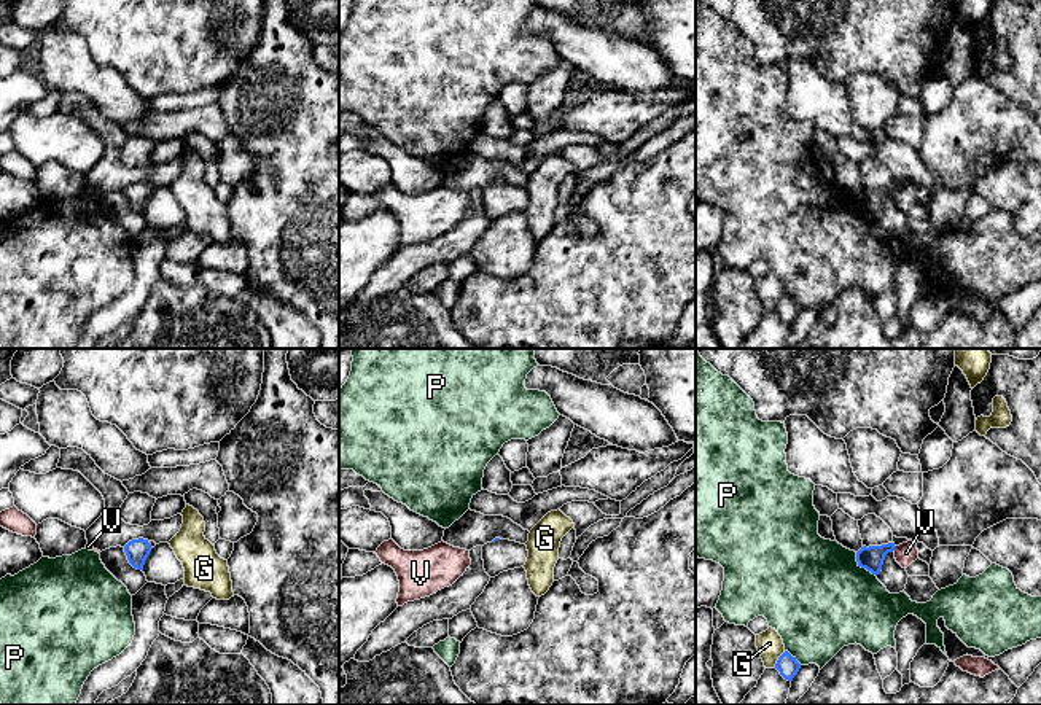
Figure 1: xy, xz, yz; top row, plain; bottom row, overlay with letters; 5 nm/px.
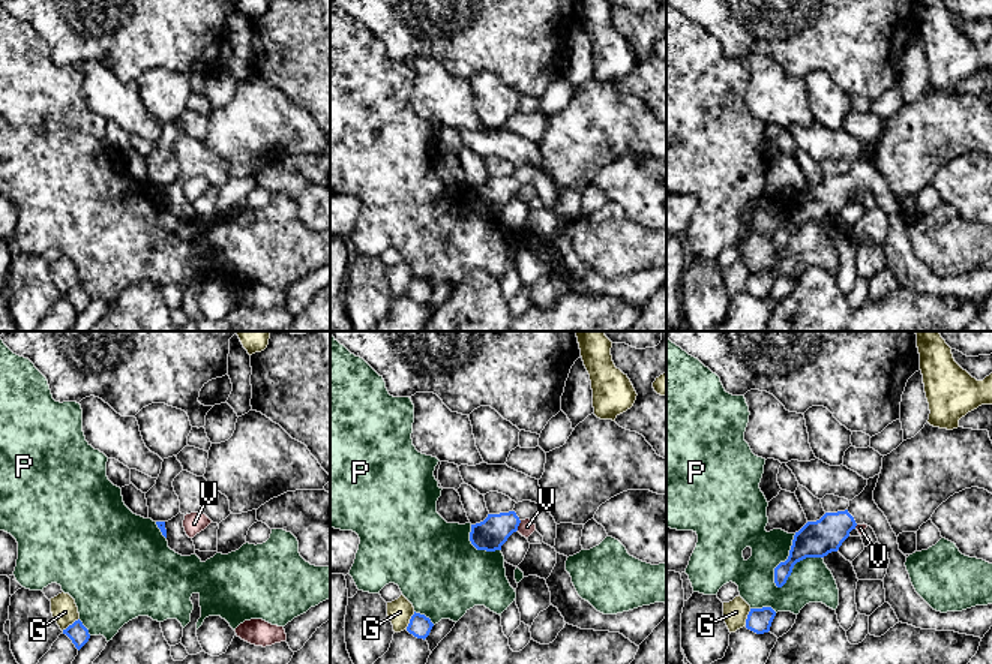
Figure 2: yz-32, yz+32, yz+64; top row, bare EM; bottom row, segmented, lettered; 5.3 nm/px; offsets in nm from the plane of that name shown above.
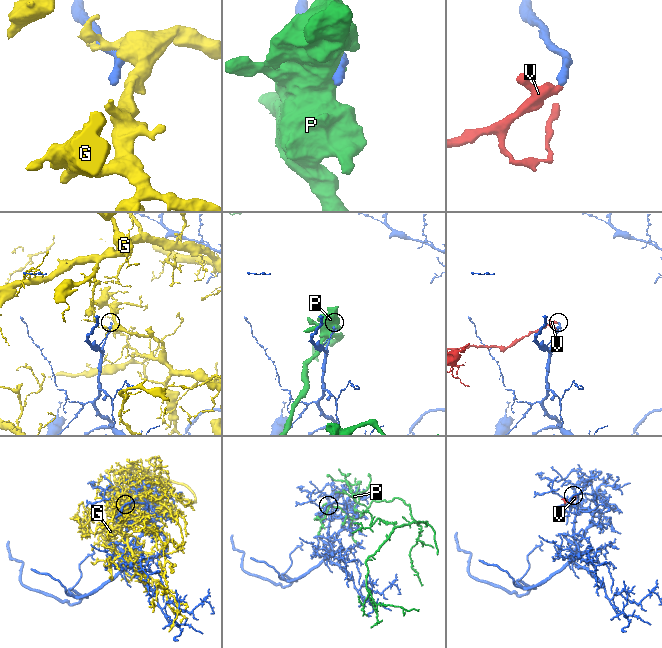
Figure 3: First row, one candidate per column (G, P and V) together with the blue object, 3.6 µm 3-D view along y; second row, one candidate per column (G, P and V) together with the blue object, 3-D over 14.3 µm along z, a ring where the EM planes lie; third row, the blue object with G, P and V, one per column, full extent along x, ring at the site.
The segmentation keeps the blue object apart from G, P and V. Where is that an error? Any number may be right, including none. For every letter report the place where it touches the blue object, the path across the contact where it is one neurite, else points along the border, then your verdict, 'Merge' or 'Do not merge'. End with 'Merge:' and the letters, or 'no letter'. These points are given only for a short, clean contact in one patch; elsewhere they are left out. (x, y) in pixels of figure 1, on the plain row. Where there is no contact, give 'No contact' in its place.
G: Touches blue at yz (779, 303). Do not merge
P: Touches blue at yz (861, 210). Do not merge
V: Touches blue at yz (893, 193). Boundary: yz (896, 190), (892, 194). Do not merge
Merge: no letter

